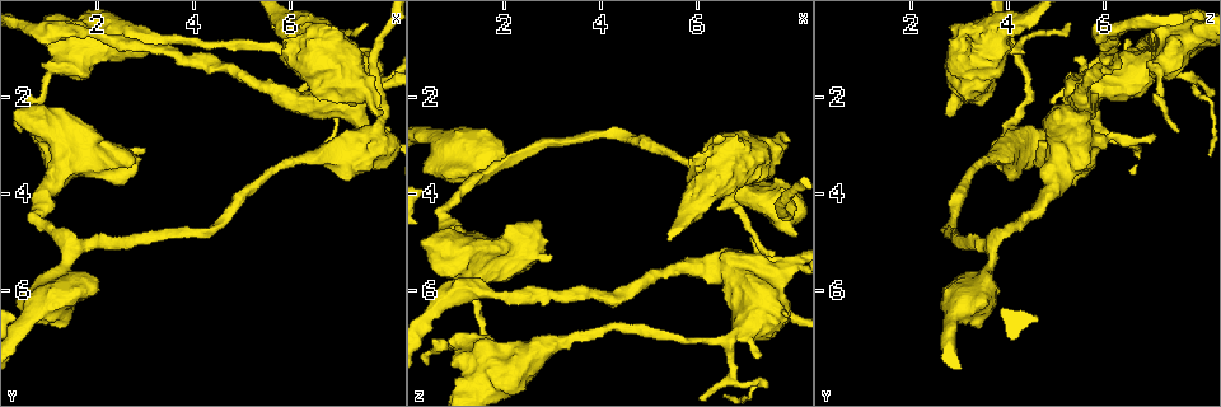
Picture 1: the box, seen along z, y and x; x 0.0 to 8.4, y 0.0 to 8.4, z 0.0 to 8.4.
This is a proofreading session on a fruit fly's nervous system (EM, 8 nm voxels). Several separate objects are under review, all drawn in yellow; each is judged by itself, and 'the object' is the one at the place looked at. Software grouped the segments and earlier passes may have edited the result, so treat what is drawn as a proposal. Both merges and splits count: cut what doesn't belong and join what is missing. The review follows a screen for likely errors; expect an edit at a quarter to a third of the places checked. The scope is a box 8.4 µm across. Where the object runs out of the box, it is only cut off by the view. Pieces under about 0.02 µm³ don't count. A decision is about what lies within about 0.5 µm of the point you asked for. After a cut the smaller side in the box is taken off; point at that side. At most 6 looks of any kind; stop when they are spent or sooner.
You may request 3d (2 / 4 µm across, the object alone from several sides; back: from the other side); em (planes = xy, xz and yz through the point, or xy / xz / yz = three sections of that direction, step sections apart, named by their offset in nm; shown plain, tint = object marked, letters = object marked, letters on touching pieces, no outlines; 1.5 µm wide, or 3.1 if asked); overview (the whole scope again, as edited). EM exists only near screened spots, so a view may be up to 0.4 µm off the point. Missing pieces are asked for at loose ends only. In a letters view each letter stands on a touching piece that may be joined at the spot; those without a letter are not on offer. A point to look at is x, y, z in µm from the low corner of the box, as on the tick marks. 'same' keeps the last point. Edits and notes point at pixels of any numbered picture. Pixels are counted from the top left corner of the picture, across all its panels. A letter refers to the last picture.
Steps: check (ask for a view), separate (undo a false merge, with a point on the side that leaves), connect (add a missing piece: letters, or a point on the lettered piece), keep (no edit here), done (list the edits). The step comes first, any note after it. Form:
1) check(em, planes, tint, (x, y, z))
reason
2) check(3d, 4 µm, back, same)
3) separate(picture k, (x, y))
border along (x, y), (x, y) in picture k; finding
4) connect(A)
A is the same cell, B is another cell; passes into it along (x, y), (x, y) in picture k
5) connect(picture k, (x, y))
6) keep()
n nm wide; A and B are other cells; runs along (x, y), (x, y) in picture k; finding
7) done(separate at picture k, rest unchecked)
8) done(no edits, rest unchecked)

check(3d, 4 µm, (7.90, 2.30, 2.90))
free end

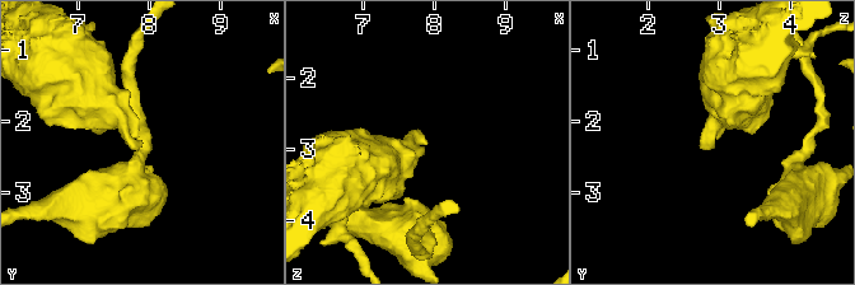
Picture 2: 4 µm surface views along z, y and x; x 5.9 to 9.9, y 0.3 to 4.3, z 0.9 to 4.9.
check(em, xz, step 8, tint, (7.95, 2.30, 2.90))
need the tissue

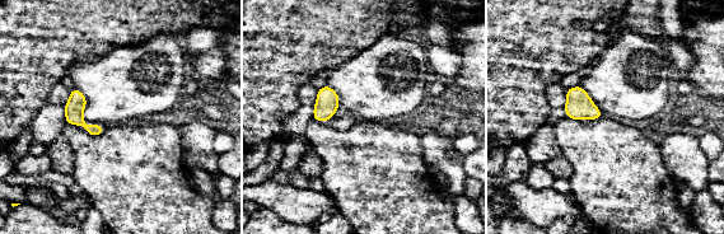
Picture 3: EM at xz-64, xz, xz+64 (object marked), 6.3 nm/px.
check(em, planes, letters, same)
cut it another way

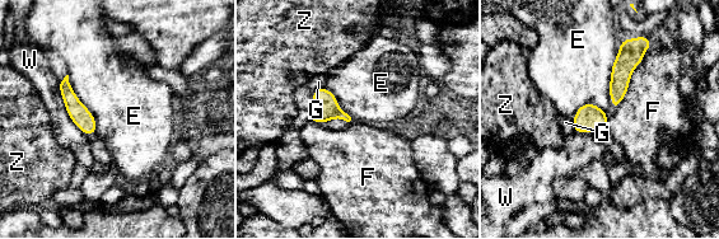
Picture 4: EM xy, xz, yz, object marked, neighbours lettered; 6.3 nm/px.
keep()
E, F, G, W and Z are other cells; runs along (64, 81), (71, 103), (92, 130) in picture 4; none of them fits

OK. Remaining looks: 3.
check(em, 3.1 µm, planes, letters, (2.05, 2.95, 4.60))
free end

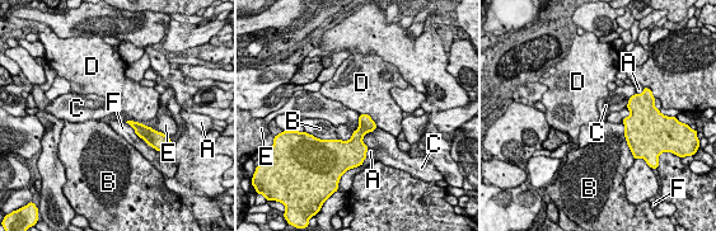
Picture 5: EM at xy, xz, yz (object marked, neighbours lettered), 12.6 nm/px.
keep()
A, B, C, D, E and F are other cells; border along (377, 127), (363, 138), (368, 147) in picture 5; no lettered piece goes on from it

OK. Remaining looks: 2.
check(3d, 4 µm, (1.95, 5.75, 3.15))
free end

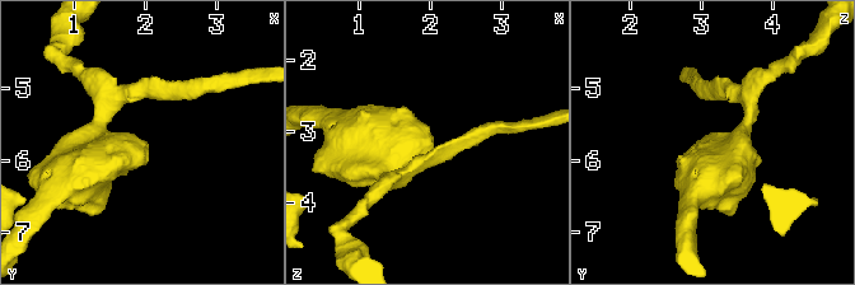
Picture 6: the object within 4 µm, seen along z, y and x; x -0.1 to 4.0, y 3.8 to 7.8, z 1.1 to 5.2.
check(em, planes, letters, (2.00, 5.75, 3.20))
need the tissue

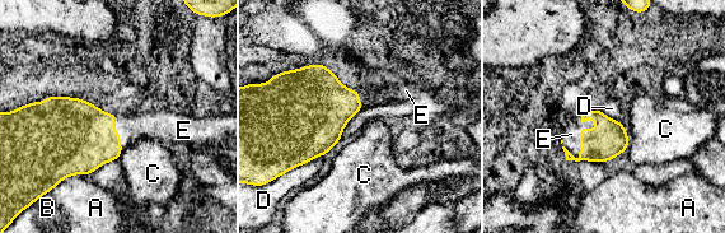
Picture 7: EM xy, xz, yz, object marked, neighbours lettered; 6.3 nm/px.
connect(E)
E touches over 300 nm; E is the same cell, A, B, C and D are other cells; passes into it along (609, 139), (580, 131), (571, 134) in picture 7; it goes on there

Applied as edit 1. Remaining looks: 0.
done(connect at picture 7, rest unchecked)

